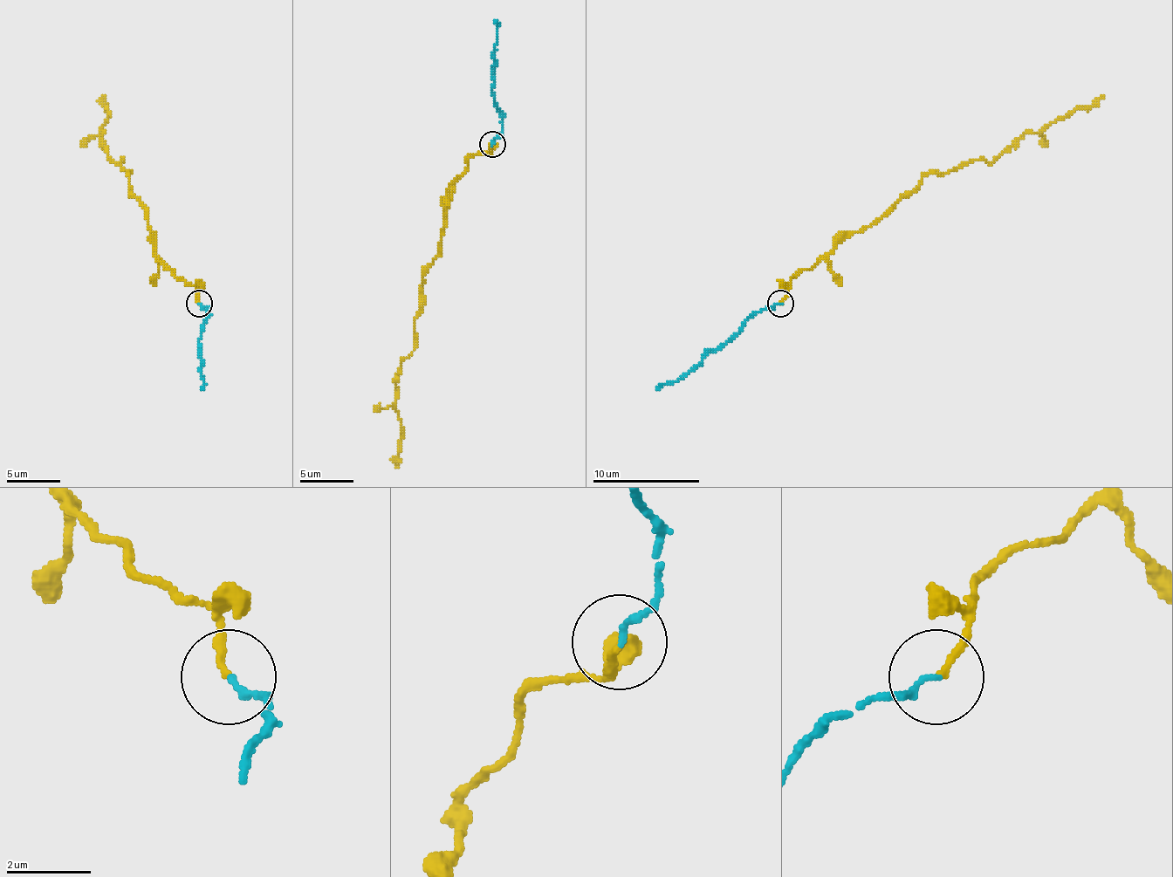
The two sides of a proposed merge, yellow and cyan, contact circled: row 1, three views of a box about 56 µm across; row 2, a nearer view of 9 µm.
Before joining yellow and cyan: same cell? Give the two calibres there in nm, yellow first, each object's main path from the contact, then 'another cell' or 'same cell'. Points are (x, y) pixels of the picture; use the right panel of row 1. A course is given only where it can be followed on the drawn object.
140/140 nm | yellow via (779, 304), (796, 275), (889, 210), (924, 175), (991, 162), (1025, 133), (1042, 133), (1103, 95) | cyan via (779, 304), (756, 311), (723, 344), (710, 349), (675, 381), (656, 389) | same cell

